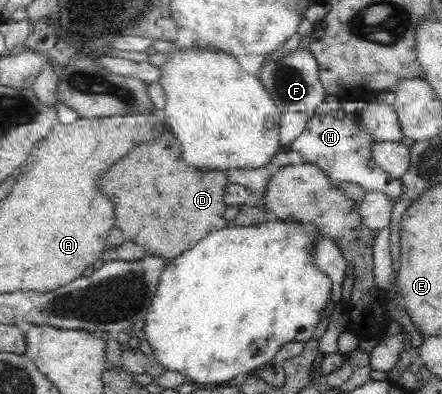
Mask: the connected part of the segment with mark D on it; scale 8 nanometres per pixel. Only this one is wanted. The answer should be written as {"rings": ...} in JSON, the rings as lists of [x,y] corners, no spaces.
{"rings":[[[168,125],[162,136],[152,140],[152,148],[138,146],[131,150],[100,178],[98,184],[108,192],[114,204],[116,226],[138,246],[144,246],[147,255],[162,256],[168,262],[188,250],[188,246],[194,246],[212,232],[212,228],[220,230],[232,224],[224,218],[228,207],[223,199],[230,184],[228,176],[186,166]]]}

